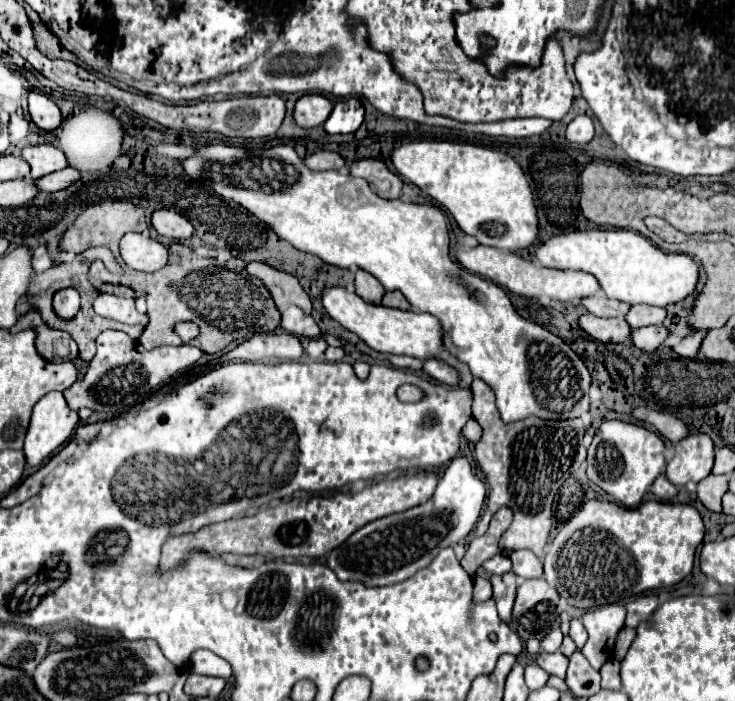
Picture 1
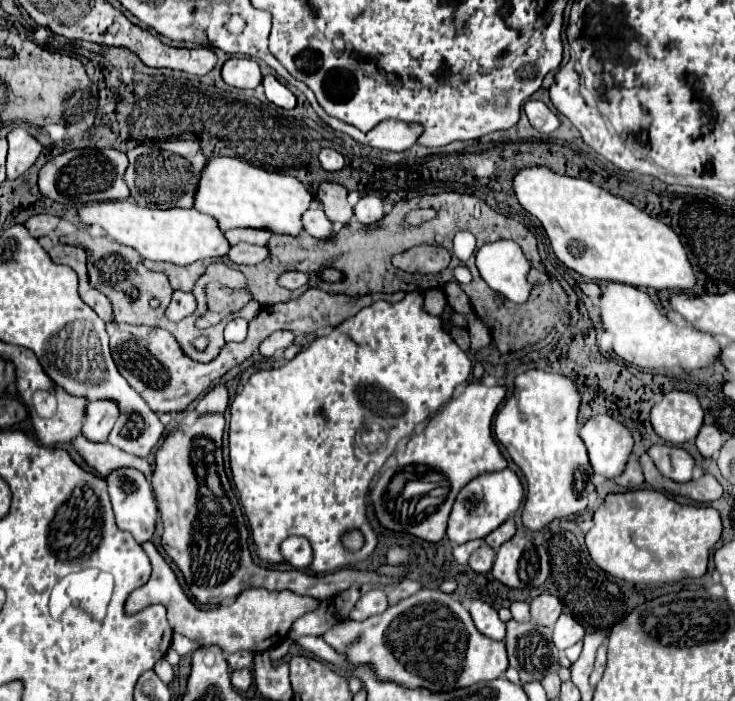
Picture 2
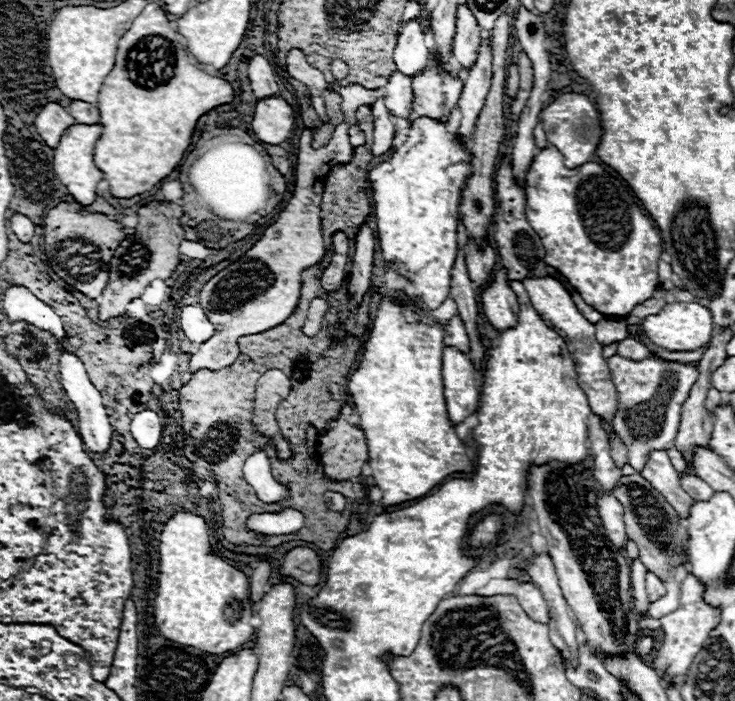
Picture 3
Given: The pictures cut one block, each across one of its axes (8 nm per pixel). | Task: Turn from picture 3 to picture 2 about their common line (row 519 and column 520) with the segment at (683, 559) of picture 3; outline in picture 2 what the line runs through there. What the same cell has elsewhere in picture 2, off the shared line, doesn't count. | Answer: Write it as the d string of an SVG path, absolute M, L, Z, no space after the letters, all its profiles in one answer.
M506 622L506 650L510 666L520 672L522 682L542 680L548 672L556 672L558 650L552 644L552 630L532 622Z

